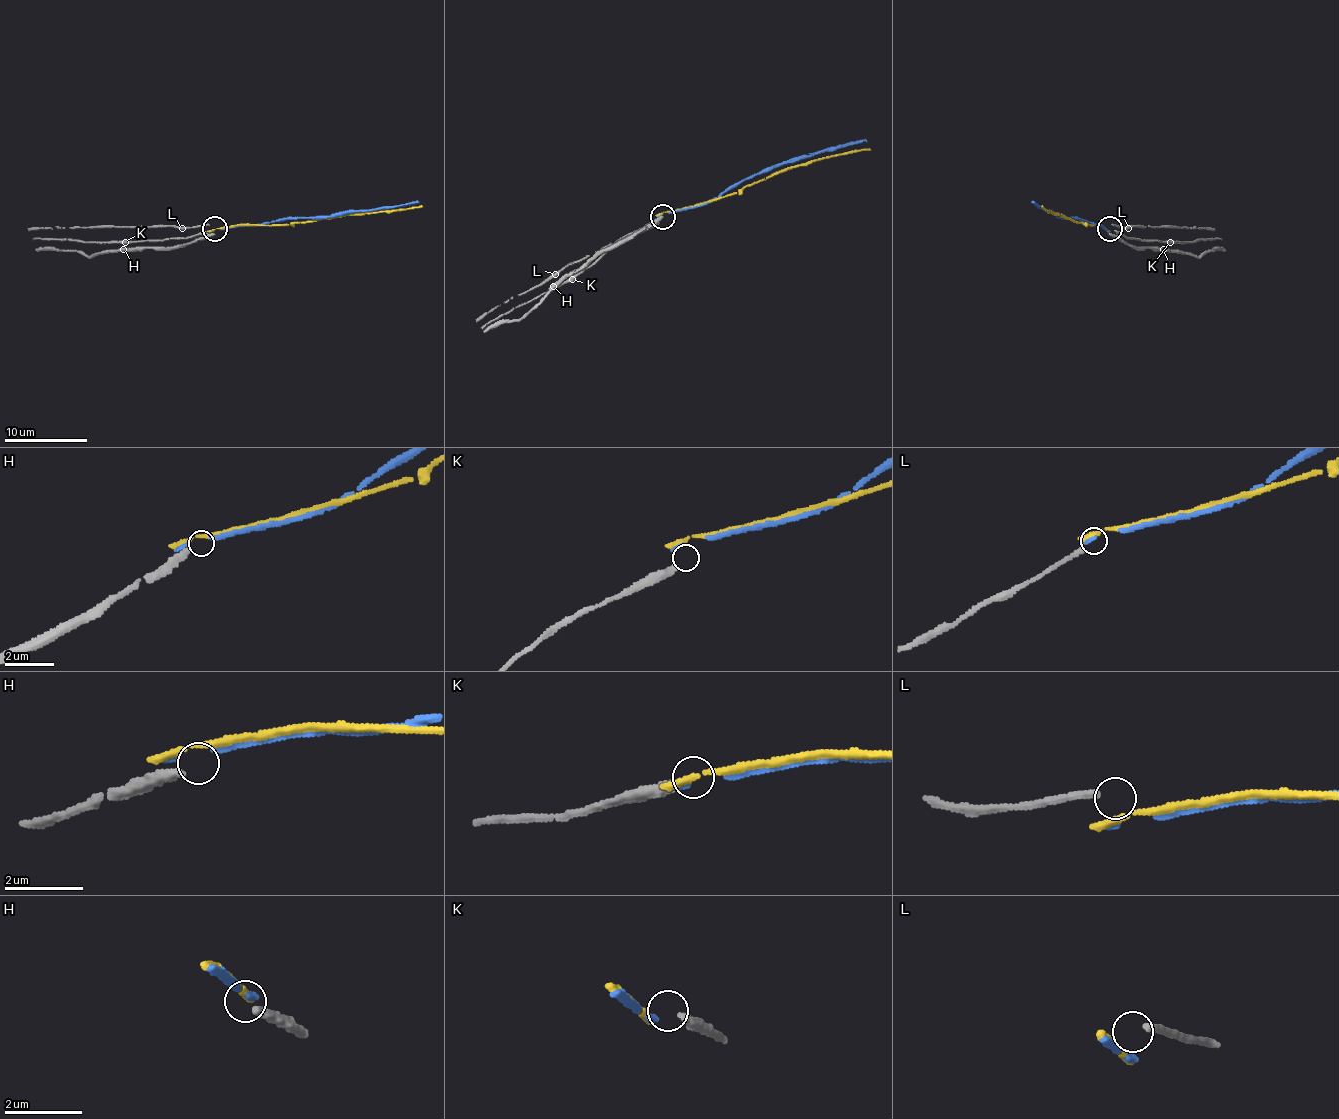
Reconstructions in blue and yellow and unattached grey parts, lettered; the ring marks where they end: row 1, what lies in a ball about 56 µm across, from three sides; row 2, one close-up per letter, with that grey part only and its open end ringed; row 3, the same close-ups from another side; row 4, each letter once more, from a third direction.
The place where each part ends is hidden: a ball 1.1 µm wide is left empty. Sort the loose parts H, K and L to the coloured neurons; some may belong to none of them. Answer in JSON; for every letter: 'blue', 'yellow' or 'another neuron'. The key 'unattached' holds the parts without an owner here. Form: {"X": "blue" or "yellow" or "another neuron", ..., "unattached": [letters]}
{"H": "another neuron", "K": "another neuron", "L": "another neuron", "unattached": ["H", "K", "L"]}

